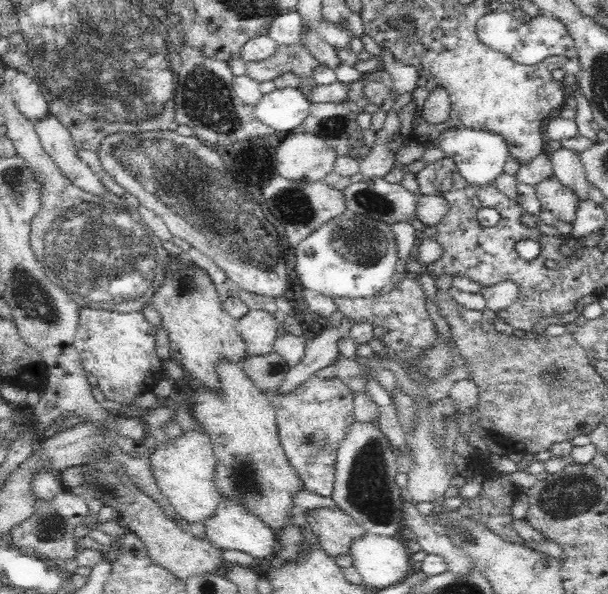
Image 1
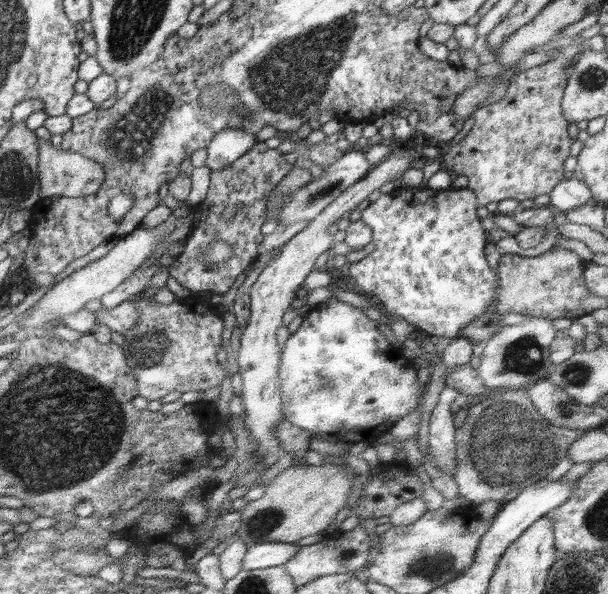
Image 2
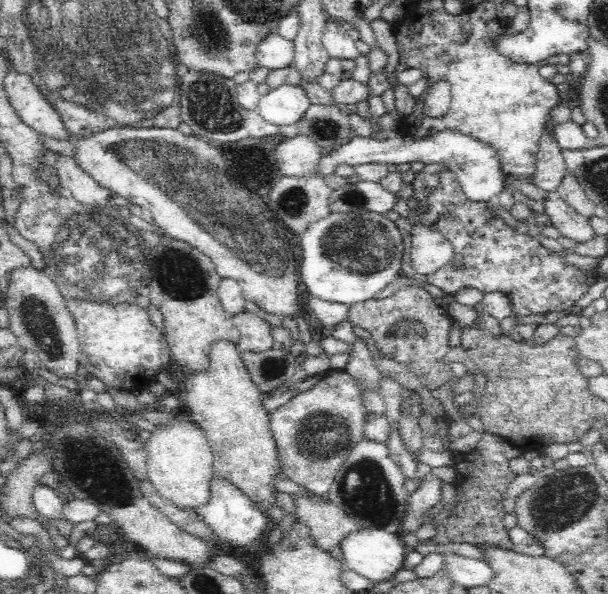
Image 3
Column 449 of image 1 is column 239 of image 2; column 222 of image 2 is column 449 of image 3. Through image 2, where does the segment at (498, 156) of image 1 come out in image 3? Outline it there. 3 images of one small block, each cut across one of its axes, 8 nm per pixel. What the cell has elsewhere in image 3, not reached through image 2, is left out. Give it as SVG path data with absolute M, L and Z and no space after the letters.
M444 130L444 133L422 139L400 136L400 134L390 135L390 138L386 140L355 137L345 142L336 151L324 154L317 174L330 176L330 174L334 174L336 166L340 166L340 164L348 164L356 168L366 164L400 165L414 162L422 162L424 165L442 164L452 170L456 174L463 192L473 202L488 203L491 198L499 196L500 192L504 190L503 170L498 155L489 146L450 130Z

